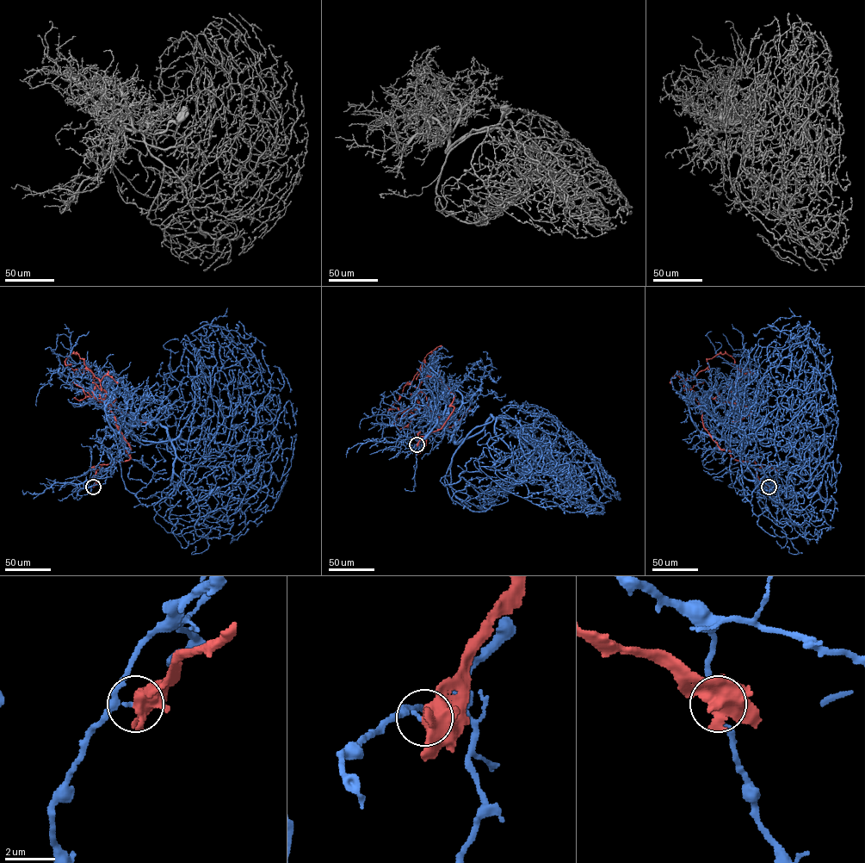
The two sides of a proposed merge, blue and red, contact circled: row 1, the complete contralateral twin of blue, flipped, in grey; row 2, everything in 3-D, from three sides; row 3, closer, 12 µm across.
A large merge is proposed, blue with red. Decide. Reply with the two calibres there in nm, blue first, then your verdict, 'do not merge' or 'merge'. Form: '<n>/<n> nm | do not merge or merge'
190/550 nm | do not merge

